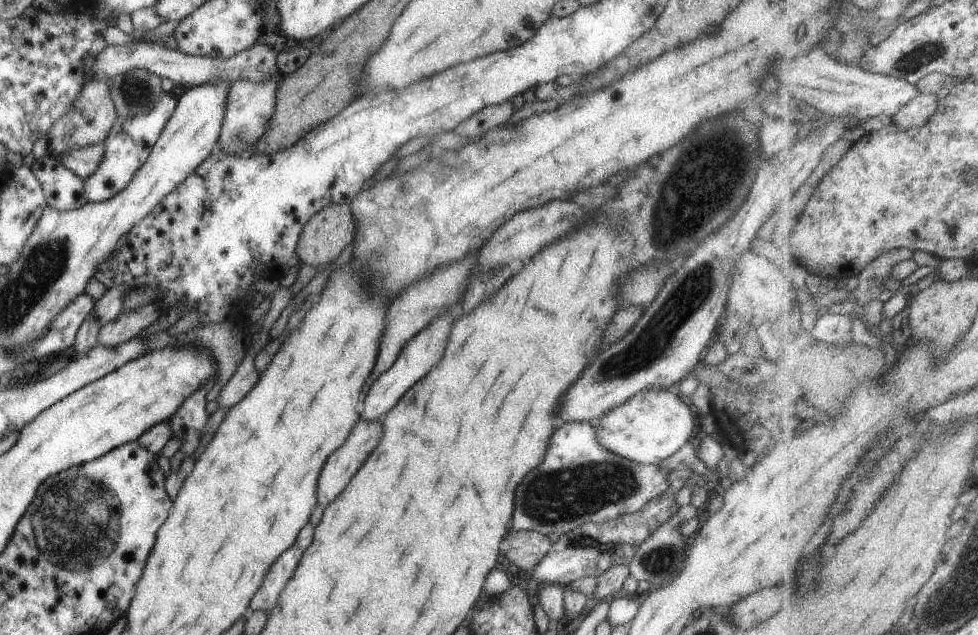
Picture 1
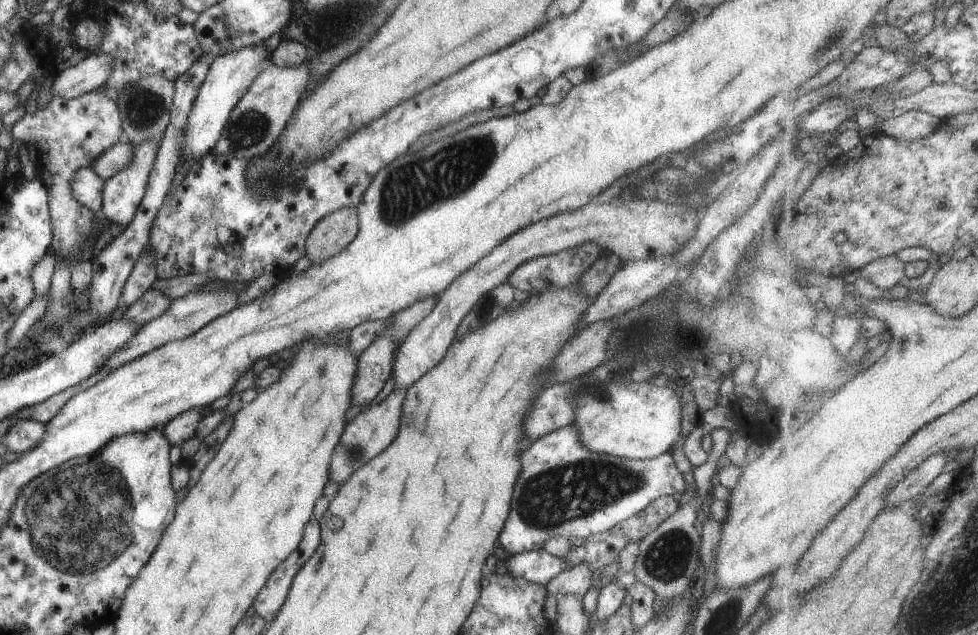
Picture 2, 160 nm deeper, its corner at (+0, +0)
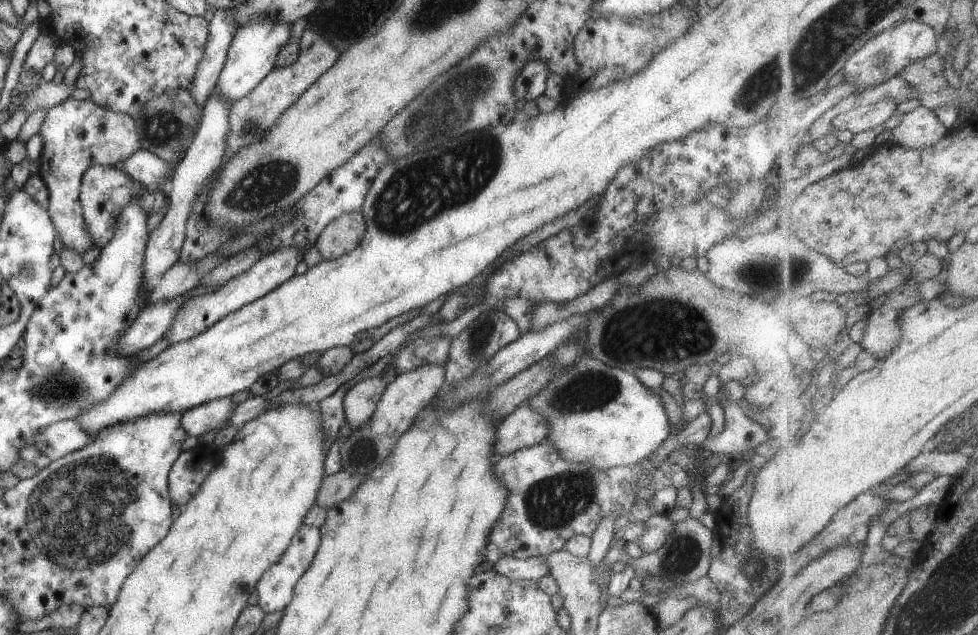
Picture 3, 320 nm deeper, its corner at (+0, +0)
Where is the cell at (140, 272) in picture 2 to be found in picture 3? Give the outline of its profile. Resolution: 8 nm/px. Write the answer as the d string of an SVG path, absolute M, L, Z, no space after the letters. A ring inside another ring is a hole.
M213 91L212 94L209 94L209 98L201 110L195 136L183 153L183 158L177 162L175 170L173 170L170 180L171 191L166 195L169 198L169 208L167 208L165 216L161 218L161 222L155 226L155 230L148 232L145 250L143 250L143 264L141 264L141 272L143 272L141 282L145 284L149 284L152 278L161 277L179 258L181 242L185 238L183 228L185 228L185 220L189 216L191 204L197 198L197 192L209 180L211 172L221 168L221 154L225 149L229 108L230 104L221 100L221 96L217 96L217 92Z

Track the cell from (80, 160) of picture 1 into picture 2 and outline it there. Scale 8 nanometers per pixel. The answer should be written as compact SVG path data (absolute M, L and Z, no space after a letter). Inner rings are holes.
M122 139L113 146L109 146L103 154L99 154L89 164L89 168L95 171L101 180L107 180L109 176L123 170L129 164L129 160L131 160L131 144L126 139Z

